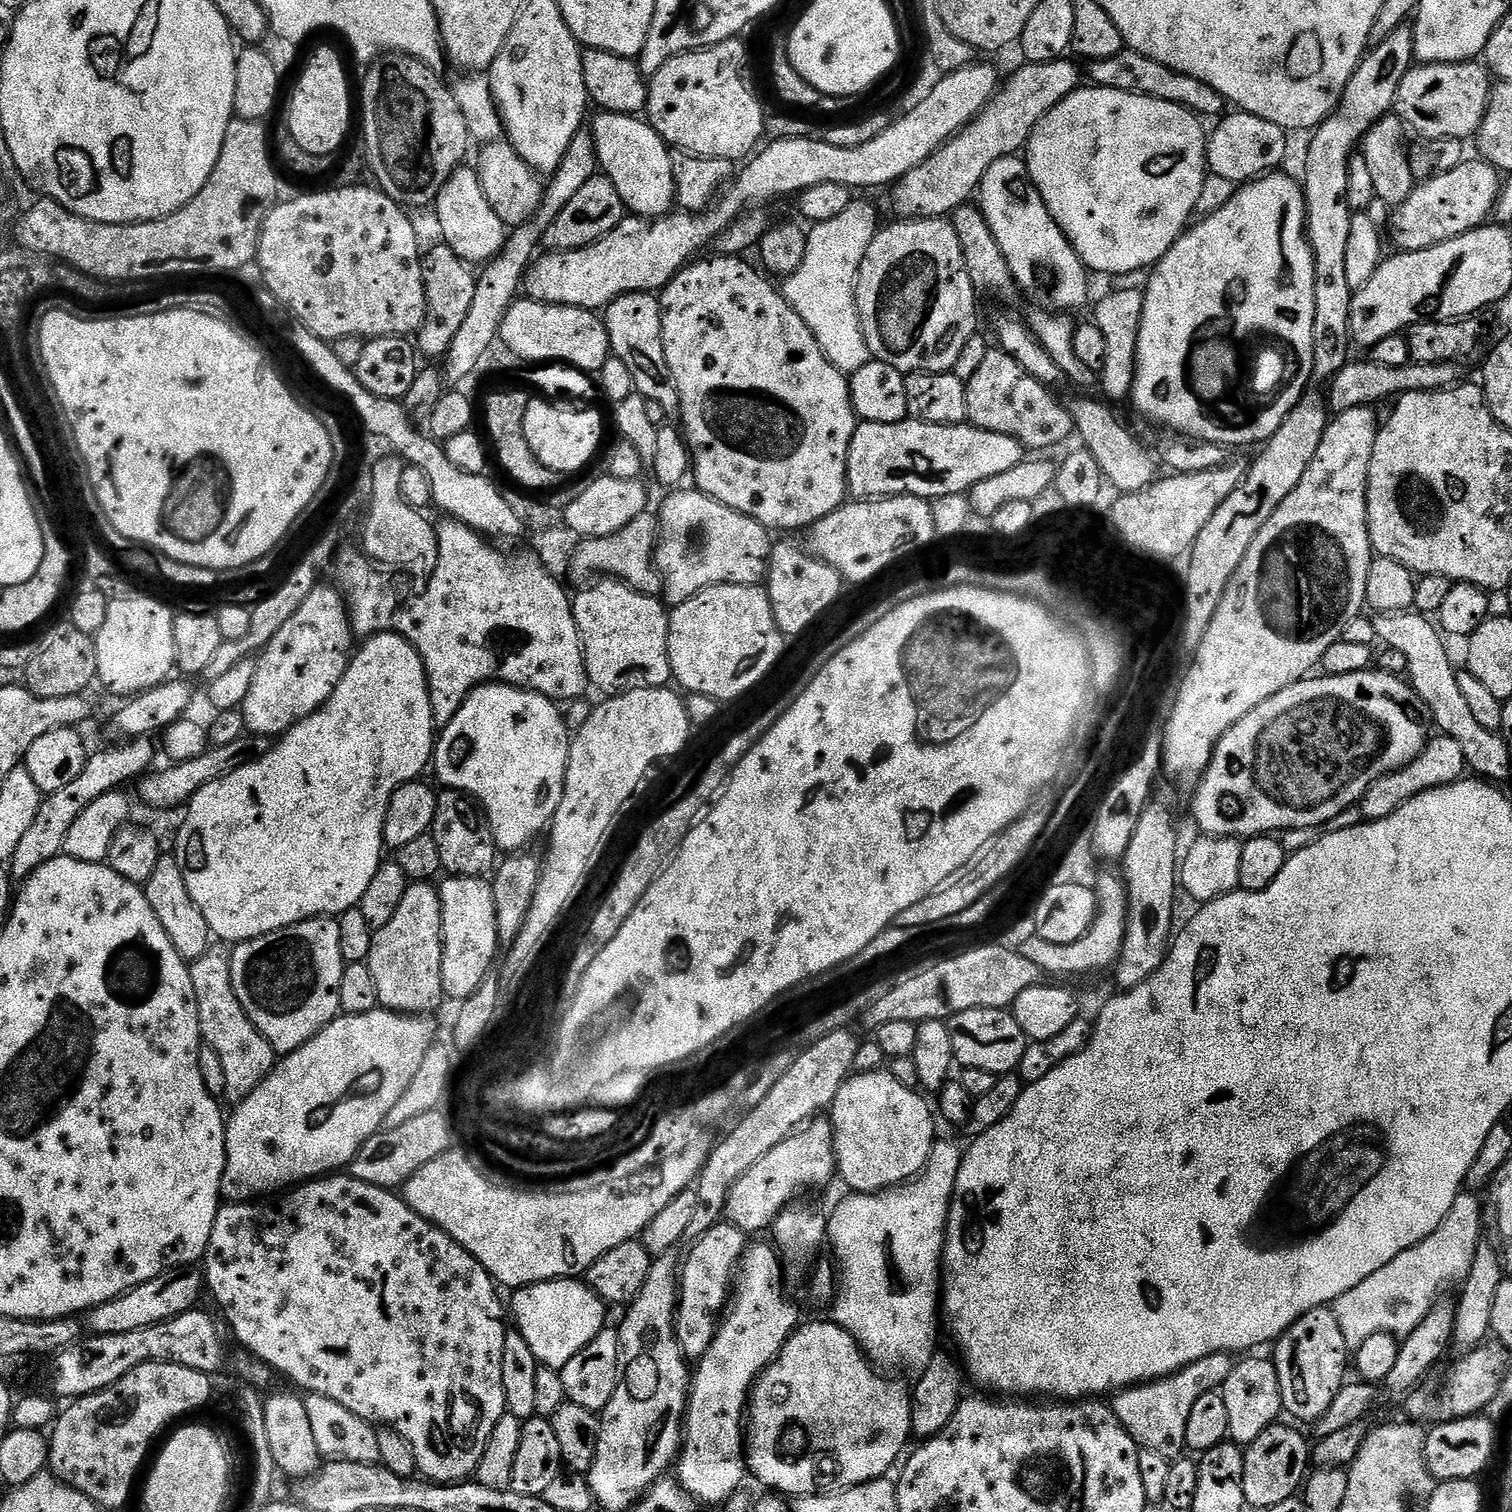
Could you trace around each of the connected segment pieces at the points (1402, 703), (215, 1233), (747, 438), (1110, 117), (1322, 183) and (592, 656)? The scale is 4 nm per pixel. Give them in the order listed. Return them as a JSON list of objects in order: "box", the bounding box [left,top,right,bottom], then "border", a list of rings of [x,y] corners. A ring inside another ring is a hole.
[{"box":[1192,670,1430,838],"border":[[[1365,670],[1341,676],[1319,675],[1313,675],[1311,678],[1291,684],[1286,690],[1274,694],[1274,698],[1266,698],[1266,702],[1262,702],[1262,706],[1254,706],[1254,710],[1250,710],[1250,714],[1246,714],[1246,718],[1242,718],[1242,722],[1230,726],[1230,730],[1226,730],[1226,734],[1222,734],[1222,738],[1217,742],[1214,754],[1210,758],[1208,768],[1194,789],[1196,797],[1192,800],[1192,816],[1196,819],[1196,824],[1200,827],[1199,831],[1203,835],[1247,838],[1265,834],[1283,834],[1287,828],[1319,829],[1326,822],[1330,822],[1330,818],[1334,818],[1334,814],[1342,814],[1342,810],[1359,805],[1362,794],[1366,794],[1366,790],[1374,782],[1378,782],[1378,778],[1399,768],[1404,768],[1415,756],[1419,756],[1420,751],[1430,738],[1430,731],[1428,732],[1430,720],[1420,703],[1418,694],[1407,679],[1391,676],[1388,672],[1379,670]]]},{"box":[202,1174,506,1484],"border":[[[328,1174],[323,1178],[310,1180],[293,1187],[291,1191],[284,1195],[279,1197],[281,1200],[278,1201],[277,1204],[268,1204],[272,1202],[225,1203],[223,1207],[221,1207],[219,1214],[214,1218],[214,1230],[210,1230],[210,1242],[208,1243],[208,1250],[205,1252],[202,1261],[202,1272],[206,1277],[207,1291],[212,1291],[212,1296],[216,1299],[217,1306],[224,1311],[224,1316],[228,1319],[228,1324],[232,1327],[232,1332],[236,1335],[237,1342],[248,1351],[248,1354],[251,1354],[255,1359],[259,1360],[261,1364],[267,1364],[273,1373],[280,1375],[281,1372],[286,1379],[293,1380],[293,1382],[297,1384],[297,1386],[295,1385],[297,1389],[305,1388],[303,1390],[305,1393],[315,1393],[317,1396],[330,1398],[334,1402],[338,1402],[338,1406],[346,1406],[346,1410],[350,1410],[350,1414],[358,1414],[358,1418],[368,1421],[369,1424],[373,1426],[387,1426],[391,1431],[398,1433],[410,1446],[421,1477],[442,1484],[467,1481],[469,1477],[475,1473],[478,1462],[482,1458],[482,1450],[486,1446],[486,1442],[490,1438],[490,1434],[494,1430],[498,1418],[502,1418],[506,1411],[504,1406],[504,1387],[502,1386],[502,1354],[504,1353],[504,1338],[506,1335],[506,1327],[504,1328],[506,1308],[505,1305],[504,1308],[500,1305],[500,1296],[496,1293],[496,1291],[498,1291],[496,1281],[492,1279],[492,1275],[490,1275],[463,1246],[458,1242],[454,1242],[454,1238],[450,1238],[446,1235],[441,1228],[434,1226],[426,1218],[422,1218],[418,1215],[395,1191],[379,1188],[378,1186],[370,1186],[370,1182],[356,1180],[351,1174]]]},{"box":[659,255,858,530],"border":[[[715,255],[709,260],[697,259],[681,268],[676,277],[662,289],[662,295],[659,297],[666,362],[670,366],[676,389],[680,395],[678,420],[682,425],[682,435],[687,440],[690,449],[692,457],[690,472],[694,480],[696,476],[695,487],[707,496],[714,497],[718,502],[754,518],[769,530],[804,527],[807,529],[817,520],[826,518],[826,514],[838,510],[849,495],[850,438],[854,438],[854,430],[858,423],[858,417],[852,405],[852,395],[848,389],[849,377],[828,361],[822,346],[818,346],[814,334],[810,334],[810,326],[802,322],[802,318],[792,309],[790,302],[786,302],[783,291],[777,285],[775,288],[771,284],[773,281],[763,271],[755,272],[740,256]]]},{"box":[1026,86,1208,278],"border":[[[1095,86],[1077,88],[1075,92],[1070,93],[1066,98],[1062,98],[1062,102],[1058,102],[1036,123],[1034,130],[1028,136],[1026,145],[1028,176],[1032,180],[1032,185],[1038,190],[1038,194],[1042,194],[1042,202],[1046,202],[1046,210],[1050,210],[1054,222],[1058,222],[1062,234],[1066,234],[1066,238],[1074,246],[1074,250],[1080,256],[1080,261],[1084,263],[1089,273],[1105,272],[1105,277],[1111,278],[1151,269],[1189,227],[1196,211],[1198,194],[1202,189],[1202,182],[1208,166],[1206,128],[1203,128],[1200,124],[1203,124],[1201,117],[1180,104],[1150,98],[1142,94],[1130,94],[1126,90],[1110,90],[1109,88]]]},{"box":[1302,27,1415,382],"border":[[[1411,27],[1398,28],[1394,30],[1394,34],[1390,34],[1390,38],[1372,44],[1364,53],[1360,65],[1354,70],[1335,112],[1331,112],[1321,124],[1316,125],[1311,133],[1311,136],[1313,135],[1312,141],[1309,142],[1308,153],[1304,156],[1302,187],[1306,202],[1304,231],[1308,233],[1308,245],[1314,254],[1314,362],[1312,363],[1312,380],[1316,382],[1318,380],[1331,381],[1332,376],[1338,374],[1338,370],[1342,370],[1344,364],[1349,363],[1348,348],[1353,347],[1352,335],[1349,332],[1350,306],[1352,305],[1354,289],[1346,278],[1346,245],[1350,243],[1350,222],[1354,215],[1354,210],[1348,204],[1348,162],[1364,137],[1376,127],[1377,122],[1393,111],[1398,86],[1402,82],[1402,78],[1414,66],[1415,60]]]},{"box":[571,578,672,694],"border":[[[600,578],[581,588],[584,589],[577,596],[575,593],[571,597],[572,613],[584,647],[584,668],[588,672],[591,687],[604,692],[603,694],[665,687],[672,680],[672,667],[668,657],[669,613],[665,605],[657,597],[636,592],[631,584],[615,578]]]}]

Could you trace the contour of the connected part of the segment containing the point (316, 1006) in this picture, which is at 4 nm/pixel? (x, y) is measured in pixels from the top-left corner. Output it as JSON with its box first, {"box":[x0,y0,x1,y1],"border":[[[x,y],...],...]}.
{"box":[231,916,345,1054],"border":[[[315,916],[289,928],[253,940],[245,940],[243,944],[235,945],[231,949],[234,994],[250,1022],[267,1038],[272,1049],[278,1054],[298,1050],[303,1044],[310,1042],[310,1038],[314,1038],[331,1020],[341,1015],[338,986],[342,982],[345,963],[342,946],[338,942],[339,925],[339,919]]]}

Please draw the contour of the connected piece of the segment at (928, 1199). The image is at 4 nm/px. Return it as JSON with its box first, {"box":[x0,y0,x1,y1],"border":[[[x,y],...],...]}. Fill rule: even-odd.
{"box":[826,1139,962,1378],"border":[[[937,1139],[919,1176],[884,1192],[852,1192],[845,1200],[837,1202],[833,1212],[827,1213],[826,1240],[830,1248],[832,1244],[836,1264],[840,1267],[830,1319],[856,1339],[877,1369],[892,1374],[905,1372],[909,1378],[915,1378],[930,1366],[930,1358],[938,1351],[936,1324],[938,1328],[938,1313],[942,1308],[944,1235],[948,1233],[948,1207],[961,1159],[962,1148],[954,1141]]]}

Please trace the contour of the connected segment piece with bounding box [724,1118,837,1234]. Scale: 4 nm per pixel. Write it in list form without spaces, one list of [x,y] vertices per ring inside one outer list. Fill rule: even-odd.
[[[813,1118],[787,1136],[762,1162],[754,1162],[730,1190],[724,1206],[727,1223],[741,1228],[745,1234],[767,1233],[778,1214],[797,1199],[803,1188],[820,1188],[831,1176],[837,1175],[836,1151],[832,1126],[827,1119]]]

